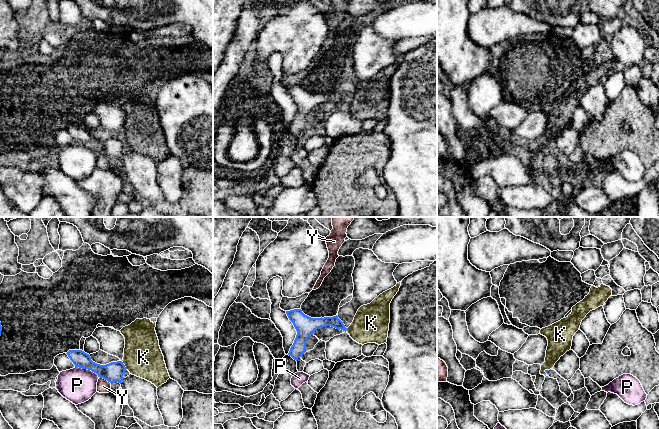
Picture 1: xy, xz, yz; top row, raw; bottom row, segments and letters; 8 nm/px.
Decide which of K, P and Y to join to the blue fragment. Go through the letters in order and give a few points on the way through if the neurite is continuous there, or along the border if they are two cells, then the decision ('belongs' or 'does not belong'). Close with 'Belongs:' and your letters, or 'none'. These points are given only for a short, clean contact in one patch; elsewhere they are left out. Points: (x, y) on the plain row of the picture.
K: does not belong
P: border xy (75, 142), (90, 145), (98, 153); does not belong
Y: does not belong
Belongs: none

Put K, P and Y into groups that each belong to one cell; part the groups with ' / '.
K / P / Y

